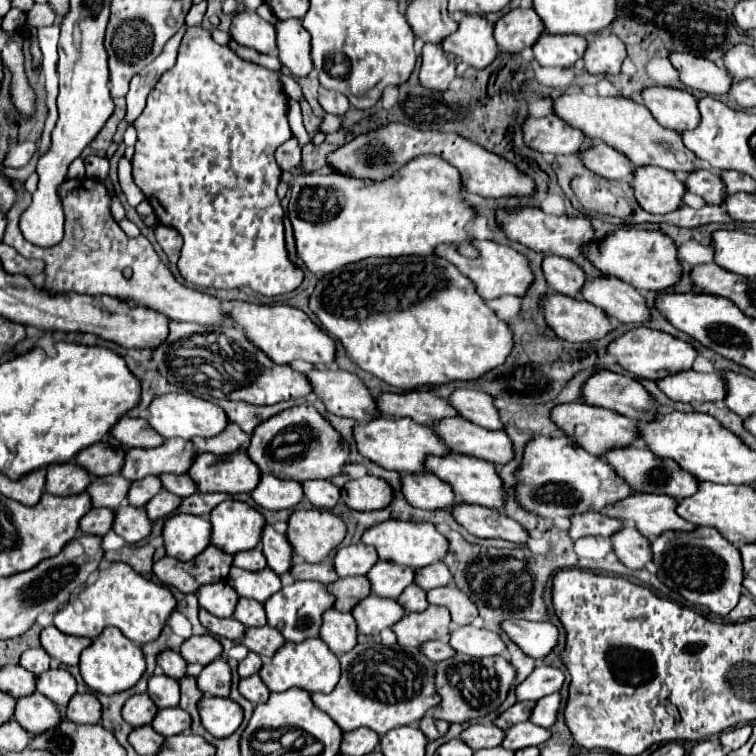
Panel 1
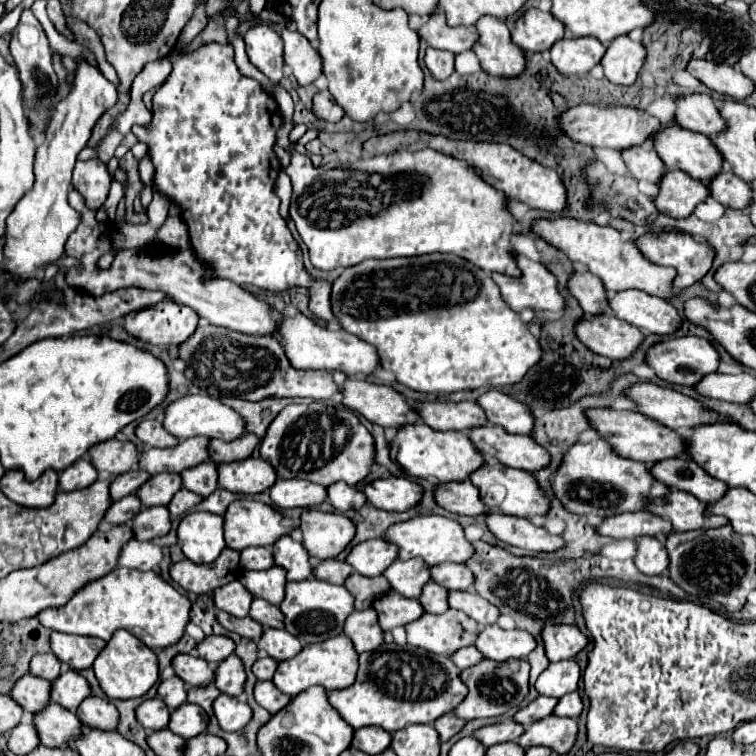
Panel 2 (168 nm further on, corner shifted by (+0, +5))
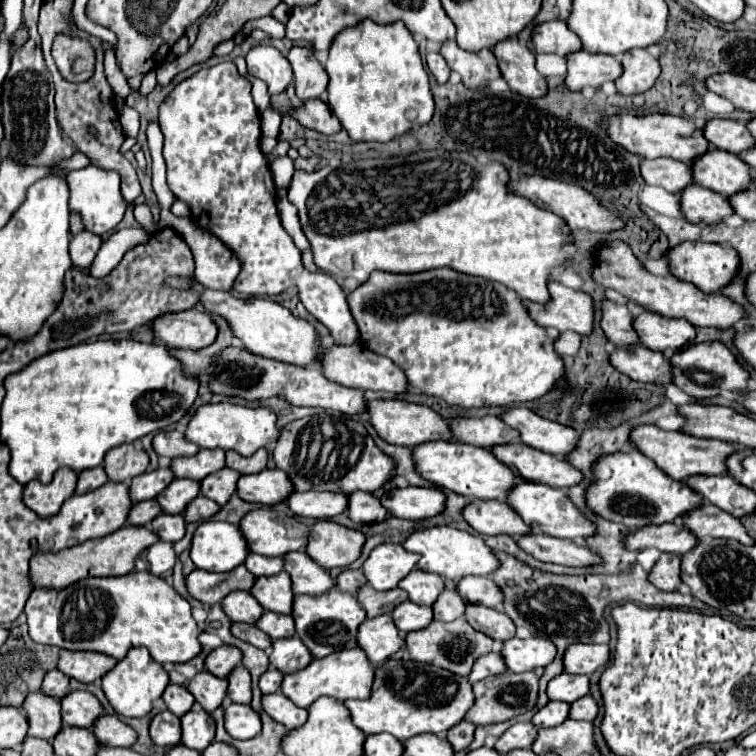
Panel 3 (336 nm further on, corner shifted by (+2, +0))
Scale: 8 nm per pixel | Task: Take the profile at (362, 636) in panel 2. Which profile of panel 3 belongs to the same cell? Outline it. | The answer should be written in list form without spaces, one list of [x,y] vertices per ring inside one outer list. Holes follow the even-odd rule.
[[[390,614],[366,620],[360,626],[358,632],[358,644],[368,654],[372,664],[380,664],[388,660],[392,654],[396,654],[404,640],[400,636],[400,630],[396,628]]]

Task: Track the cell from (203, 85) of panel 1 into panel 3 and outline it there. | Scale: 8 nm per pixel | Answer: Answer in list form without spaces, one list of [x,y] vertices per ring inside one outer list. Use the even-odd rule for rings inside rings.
[[[220,62],[180,82],[160,106],[158,122],[164,134],[164,160],[172,194],[190,206],[190,216],[200,228],[218,236],[242,260],[242,272],[234,282],[234,292],[246,296],[274,296],[296,286],[306,310],[330,330],[336,344],[350,346],[360,342],[360,332],[350,314],[344,290],[330,274],[310,274],[304,270],[302,252],[292,244],[288,232],[284,232],[278,220],[276,186],[266,156],[260,150],[260,114],[252,102],[250,82],[238,74],[236,64]]]

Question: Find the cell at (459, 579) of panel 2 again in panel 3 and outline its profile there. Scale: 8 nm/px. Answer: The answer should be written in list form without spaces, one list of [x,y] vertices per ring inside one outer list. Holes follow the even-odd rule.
[[[466,576],[458,582],[458,592],[470,604],[482,604],[488,608],[502,610],[502,590],[490,578],[484,576]]]

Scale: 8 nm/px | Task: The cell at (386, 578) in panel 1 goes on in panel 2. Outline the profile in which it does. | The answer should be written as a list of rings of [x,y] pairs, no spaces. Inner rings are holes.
[[[410,559],[410,561],[394,561],[388,571],[384,571],[384,577],[390,583],[390,589],[404,595],[404,597],[418,597],[422,591],[422,585],[430,579],[428,565],[422,559]]]

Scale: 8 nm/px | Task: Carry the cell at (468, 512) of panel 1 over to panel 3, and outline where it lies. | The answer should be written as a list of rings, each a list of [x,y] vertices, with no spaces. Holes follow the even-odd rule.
[[[532,532],[530,536],[522,536],[516,542],[528,554],[532,554],[534,558],[538,558],[542,562],[552,562],[552,564],[562,564],[562,566],[574,566],[574,568],[602,564],[602,558],[598,554],[594,554],[586,546],[578,546],[572,540],[560,540],[560,538],[554,538],[554,536]]]

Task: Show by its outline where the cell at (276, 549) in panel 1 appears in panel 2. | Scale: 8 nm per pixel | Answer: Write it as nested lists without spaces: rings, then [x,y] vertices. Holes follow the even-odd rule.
[[[290,535],[280,537],[274,545],[274,561],[278,567],[286,569],[288,581],[302,581],[312,575],[312,565],[308,563],[308,553],[302,543],[294,541]]]

